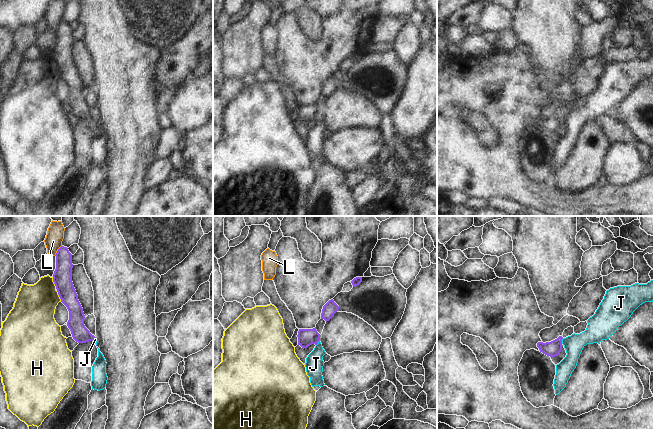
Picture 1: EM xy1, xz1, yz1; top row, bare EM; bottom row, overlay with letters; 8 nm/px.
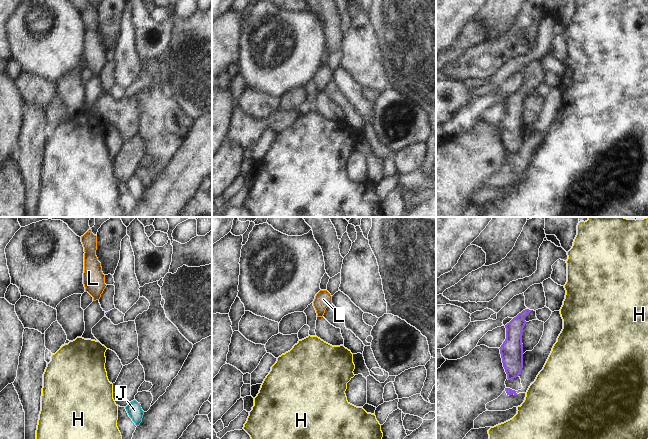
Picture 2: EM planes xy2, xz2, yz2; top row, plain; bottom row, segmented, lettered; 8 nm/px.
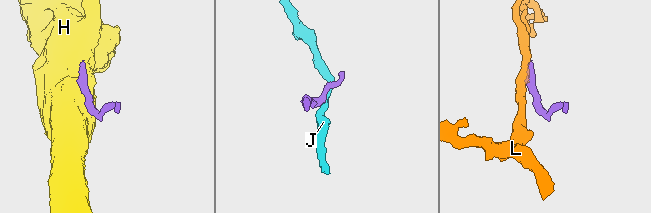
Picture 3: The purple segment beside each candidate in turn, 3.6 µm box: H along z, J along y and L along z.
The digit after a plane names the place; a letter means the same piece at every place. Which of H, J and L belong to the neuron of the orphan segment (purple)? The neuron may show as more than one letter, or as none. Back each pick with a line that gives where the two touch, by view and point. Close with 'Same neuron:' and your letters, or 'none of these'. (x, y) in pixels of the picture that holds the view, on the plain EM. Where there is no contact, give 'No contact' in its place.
Same neuron: none of these.

